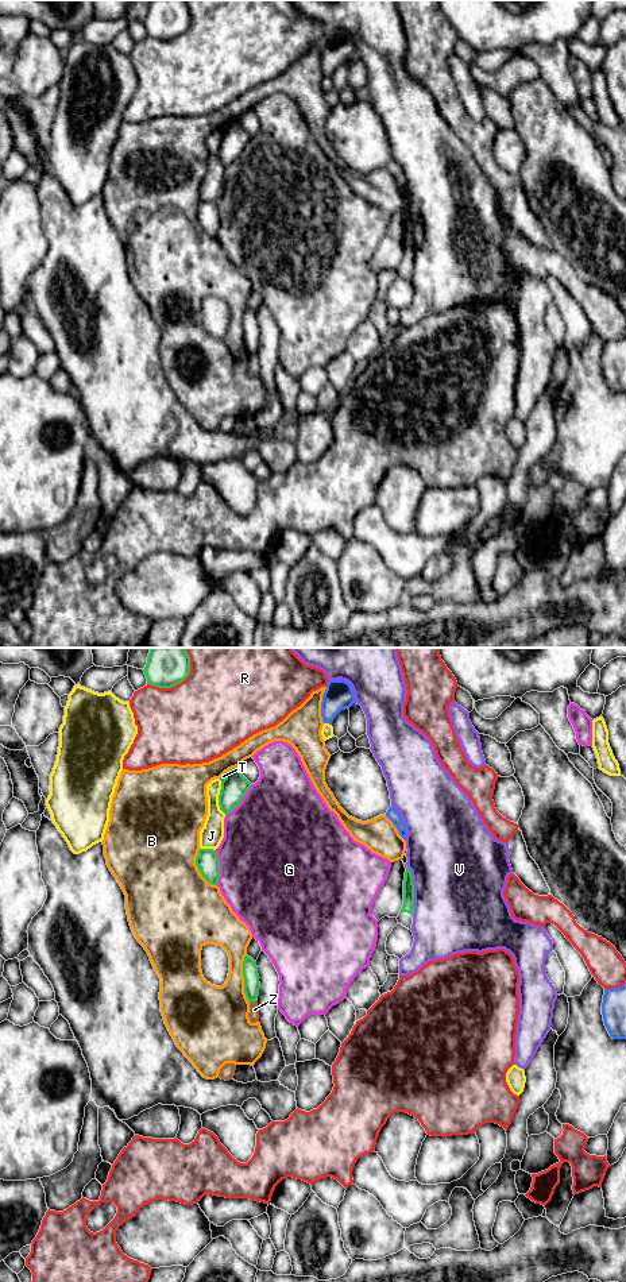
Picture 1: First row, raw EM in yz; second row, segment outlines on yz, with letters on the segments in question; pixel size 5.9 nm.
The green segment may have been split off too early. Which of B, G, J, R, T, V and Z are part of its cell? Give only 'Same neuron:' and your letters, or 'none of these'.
Same neuron: Z

